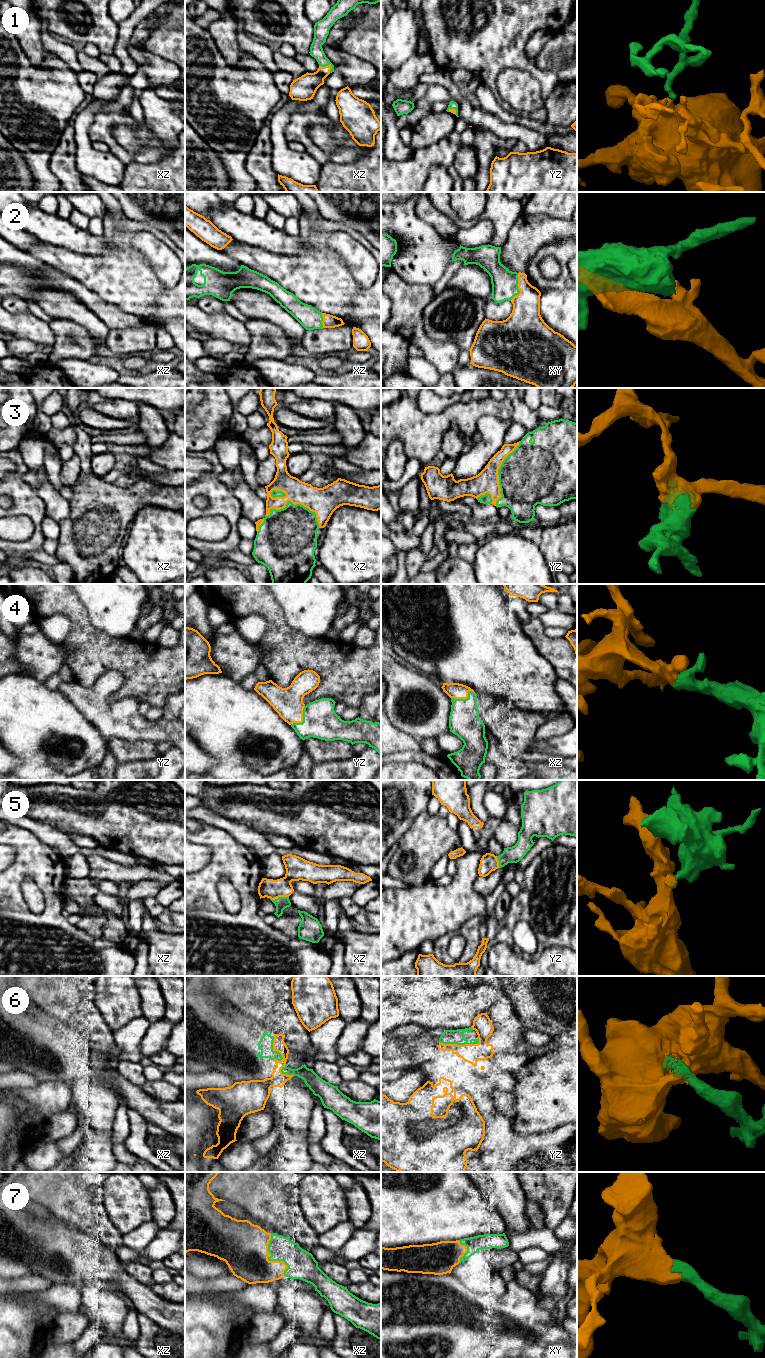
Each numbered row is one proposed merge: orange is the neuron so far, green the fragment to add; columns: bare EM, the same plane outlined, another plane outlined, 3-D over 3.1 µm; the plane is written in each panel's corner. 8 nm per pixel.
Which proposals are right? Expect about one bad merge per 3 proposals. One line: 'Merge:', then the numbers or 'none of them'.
Merge: 1, 2, 3, 4, 5, 7

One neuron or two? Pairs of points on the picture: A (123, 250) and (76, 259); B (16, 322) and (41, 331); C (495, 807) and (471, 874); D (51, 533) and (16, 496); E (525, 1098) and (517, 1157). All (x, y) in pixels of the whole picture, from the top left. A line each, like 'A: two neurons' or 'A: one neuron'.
A: one neuron
B: one neuron
C: two neurons
D: two neurons
E: two neurons

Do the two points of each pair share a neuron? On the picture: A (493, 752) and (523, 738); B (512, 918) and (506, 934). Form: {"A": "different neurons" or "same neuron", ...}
{"A": "different neurons", "B": "same neuron"}

